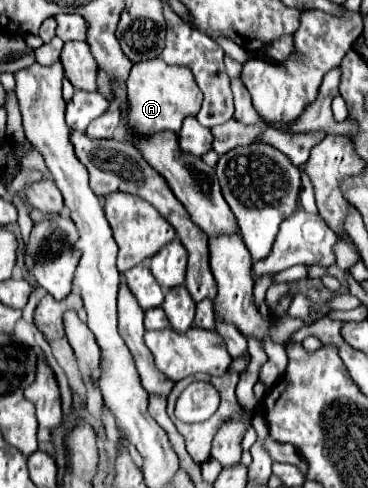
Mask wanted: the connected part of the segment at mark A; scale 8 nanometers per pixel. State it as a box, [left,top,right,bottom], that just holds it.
[126,59,202,137]

